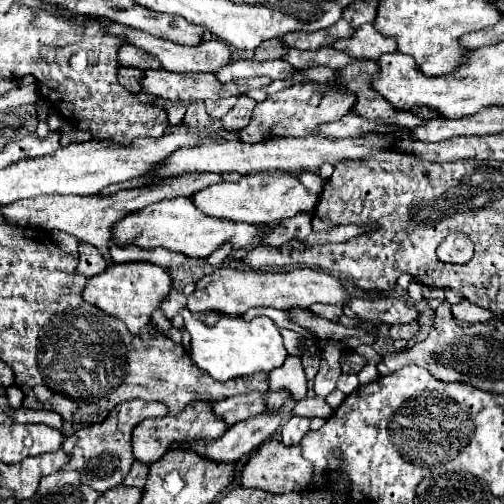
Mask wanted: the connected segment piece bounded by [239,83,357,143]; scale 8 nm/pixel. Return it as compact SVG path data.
M299 83L275 93L275 99L269 97L257 103L251 123L239 131L239 139L247 143L257 143L263 137L267 137L269 131L275 131L279 135L311 135L315 133L315 127L319 123L339 121L343 115L347 115L353 109L355 101L355 93L347 89L345 93L341 93L337 87L331 87L329 83Z

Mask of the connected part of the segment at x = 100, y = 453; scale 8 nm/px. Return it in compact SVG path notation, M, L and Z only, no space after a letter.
M133 399L127 403L117 405L111 415L103 421L103 423L93 423L89 427L79 429L75 435L65 437L63 441L63 449L65 453L71 455L69 463L65 465L65 471L79 471L85 481L89 481L89 485L93 485L93 489L99 489L101 493L107 489L113 489L117 485L123 485L123 479L127 477L135 457L131 451L131 433L133 429L149 417L165 417L169 413L167 405L159 403L159 401L141 401L141 399Z

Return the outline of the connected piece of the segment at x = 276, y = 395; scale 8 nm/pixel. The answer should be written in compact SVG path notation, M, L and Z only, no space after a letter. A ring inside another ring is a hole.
M287 390L272 392L266 401L268 412L278 412L289 396Z

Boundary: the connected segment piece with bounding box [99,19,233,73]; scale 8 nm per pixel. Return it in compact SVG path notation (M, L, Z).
M99 19L103 21L111 33L117 33L121 37L125 37L127 43L133 43L135 47L155 55L163 67L167 71L177 71L177 73L197 73L197 71L207 71L207 73L217 73L221 67L229 65L233 61L233 51L229 49L229 45L225 41L219 41L219 39L209 39L201 45L195 45L195 47L189 47L189 45L177 45L177 43L171 43L171 41L165 41L165 39L159 39L159 37L153 37L145 31L137 31L133 27L127 27L127 25L119 25L119 23L113 23L113 21L107 21L107 19Z

